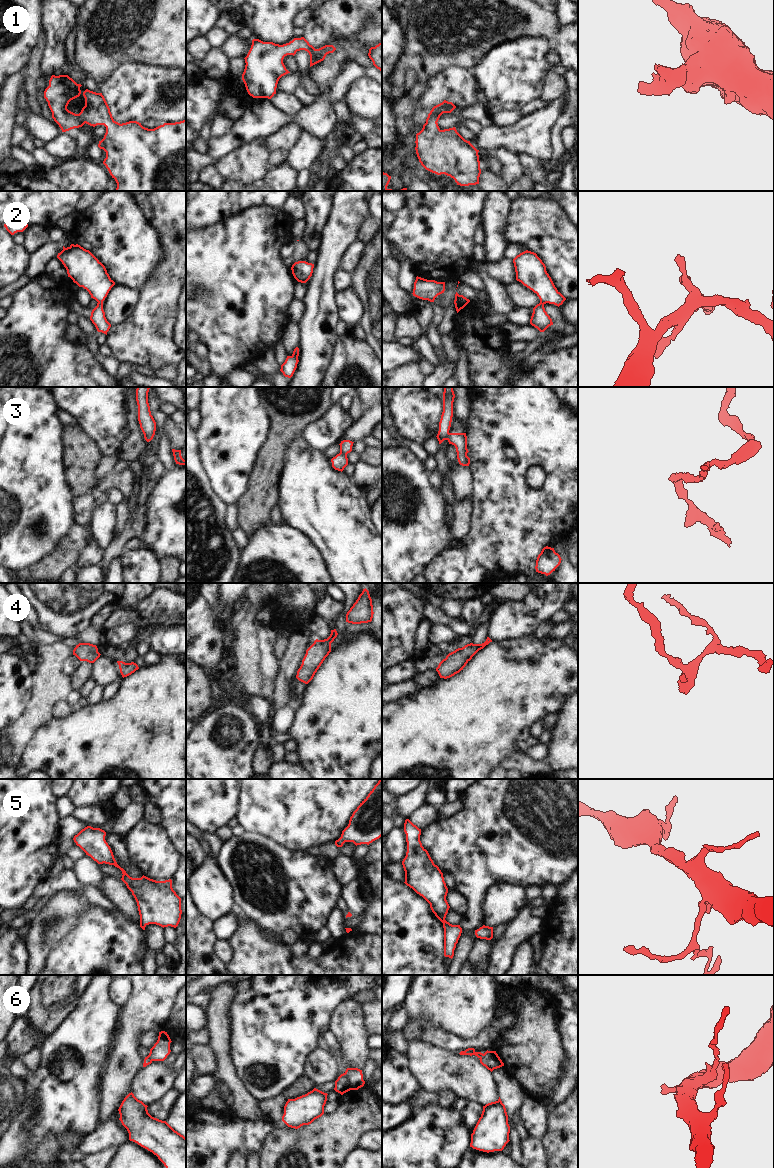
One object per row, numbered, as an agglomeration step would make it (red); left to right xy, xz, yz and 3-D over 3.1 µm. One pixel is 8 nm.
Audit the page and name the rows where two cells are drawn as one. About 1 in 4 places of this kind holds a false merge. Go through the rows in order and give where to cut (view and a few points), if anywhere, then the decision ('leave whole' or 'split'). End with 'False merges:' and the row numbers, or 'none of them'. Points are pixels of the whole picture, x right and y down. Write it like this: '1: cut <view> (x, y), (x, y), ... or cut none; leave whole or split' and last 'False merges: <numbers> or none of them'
1: cut none; leave whole
2: cut none; leave whole
3: cut xz (340, 451), (346, 455); split
4: cut none; leave whole
5: cut none; leave whole
6: cut xz (344, 1073), (351, 1089); split
False merges: 3, 6

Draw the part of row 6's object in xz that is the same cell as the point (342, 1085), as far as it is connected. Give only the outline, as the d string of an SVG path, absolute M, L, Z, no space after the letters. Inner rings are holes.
M345 1073L341 1074L338 1079L335 1081L335 1088L334 1090L341 1095L350 1091L350 1083L348 1077Z

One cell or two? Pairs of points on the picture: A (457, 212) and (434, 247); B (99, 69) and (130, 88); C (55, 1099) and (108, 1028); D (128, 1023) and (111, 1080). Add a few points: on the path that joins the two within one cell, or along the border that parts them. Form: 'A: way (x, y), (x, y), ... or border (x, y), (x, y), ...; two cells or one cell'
A: way (448, 221), (437, 232), (437, 238); one cell
B: border (129, 62), (123, 63), (99, 84); two cells
C: way (72, 1081), (86, 1066), (86, 1050), (90, 1046); one cell
D: way (128, 1037), (125, 1066); one cell

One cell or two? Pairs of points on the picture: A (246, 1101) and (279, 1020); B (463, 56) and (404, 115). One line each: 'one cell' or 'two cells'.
A: two cells
B: one cell

